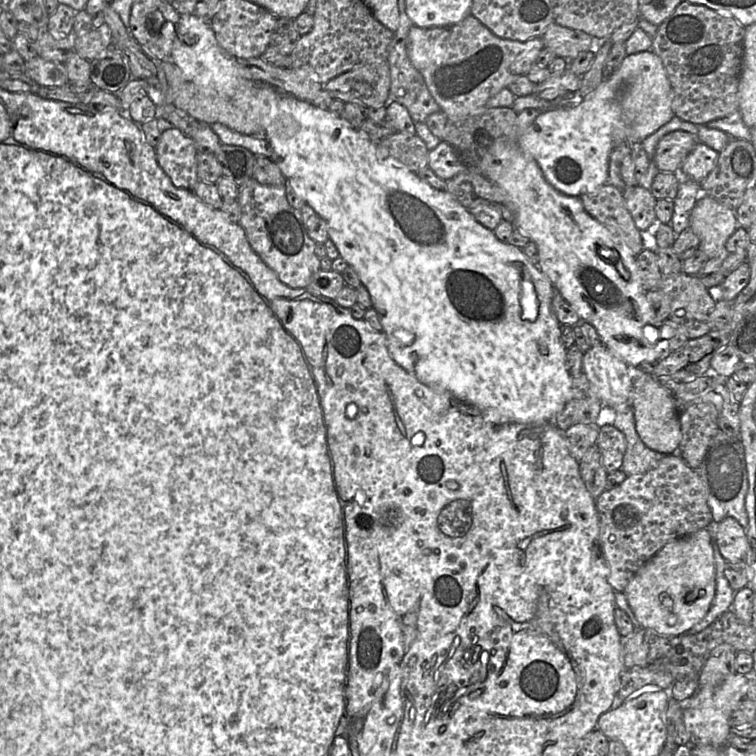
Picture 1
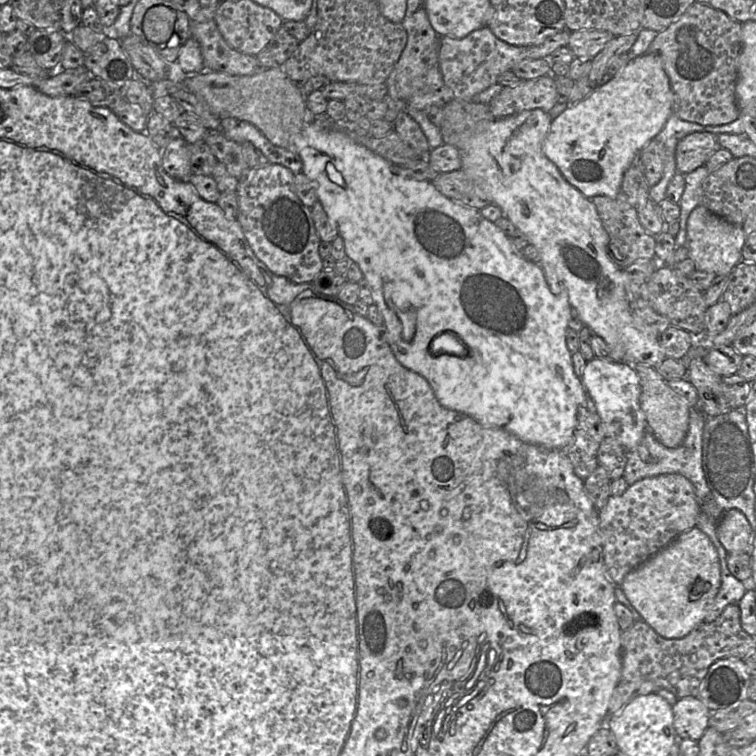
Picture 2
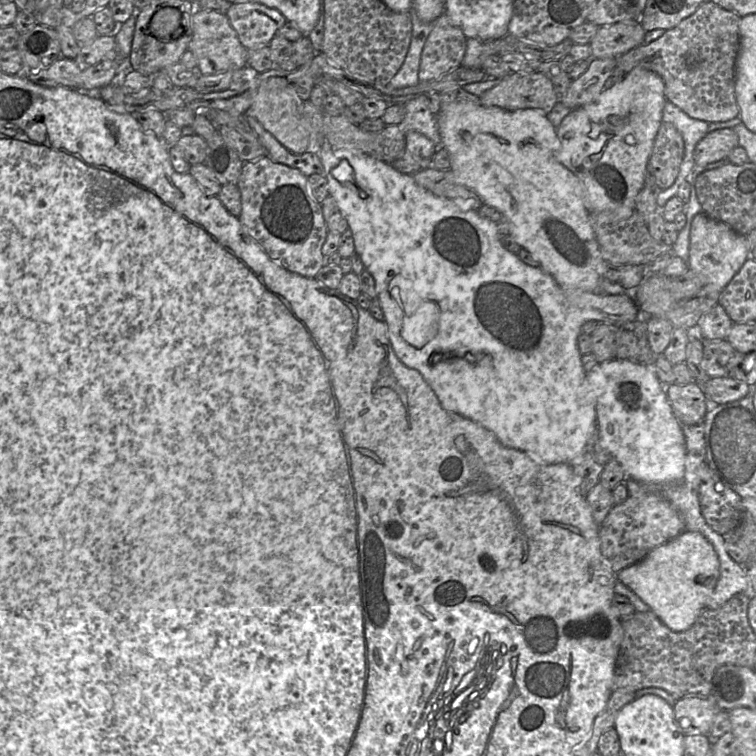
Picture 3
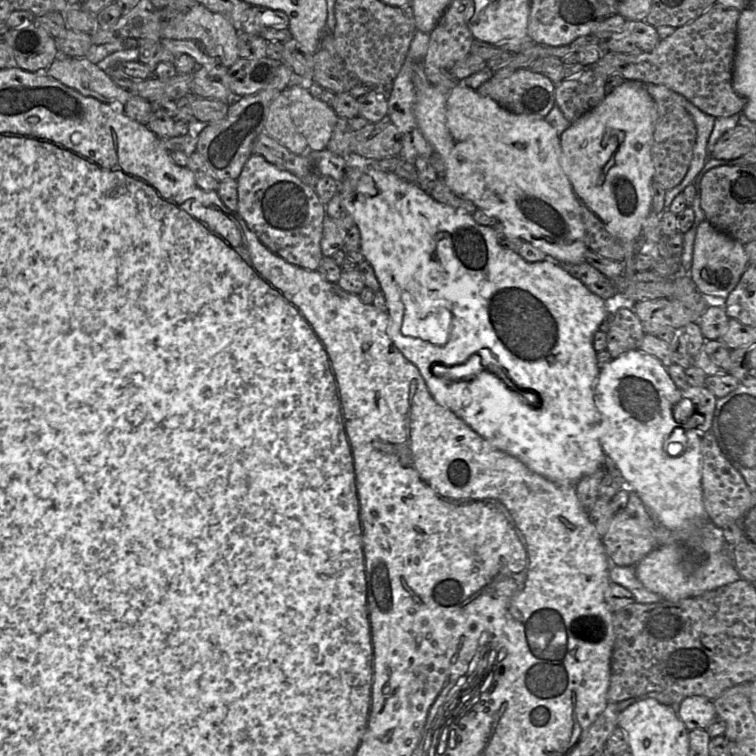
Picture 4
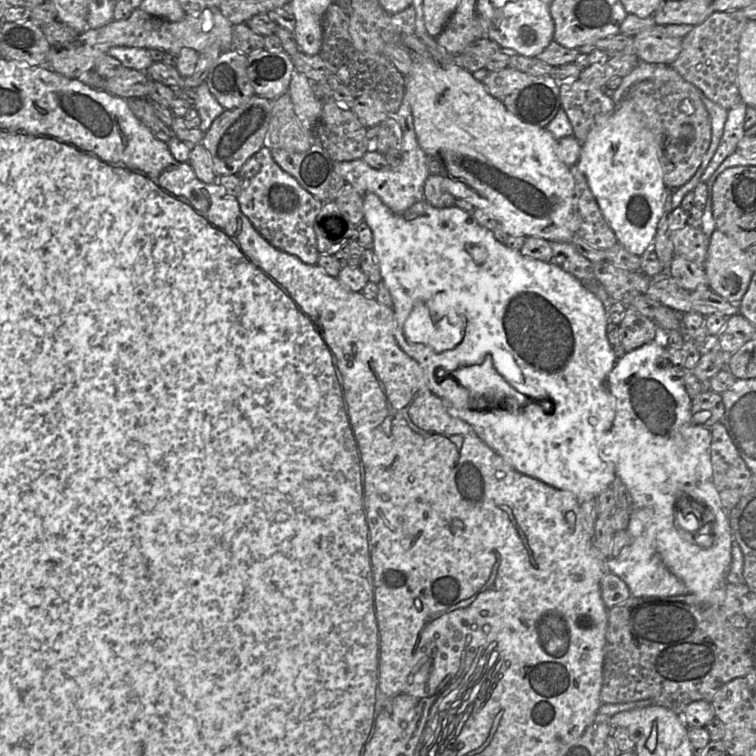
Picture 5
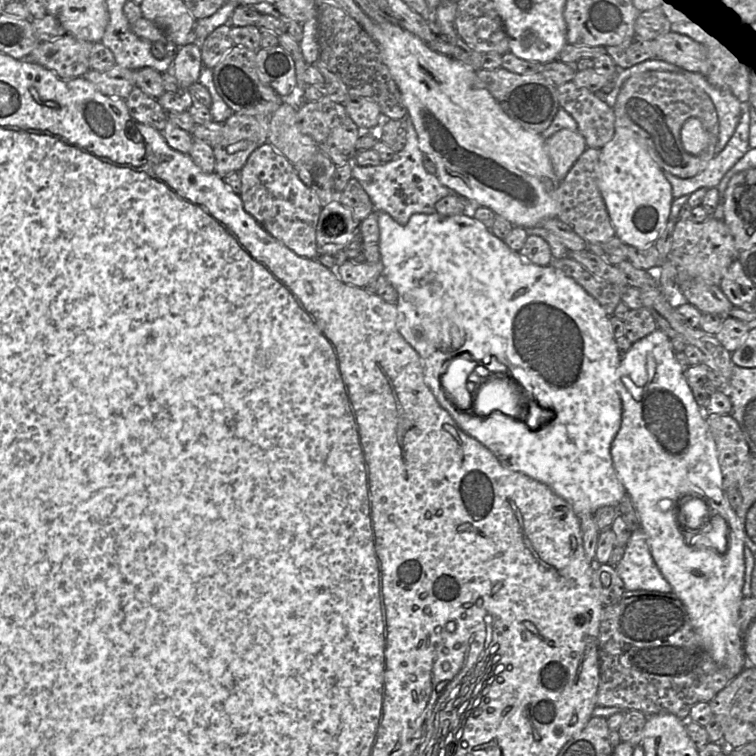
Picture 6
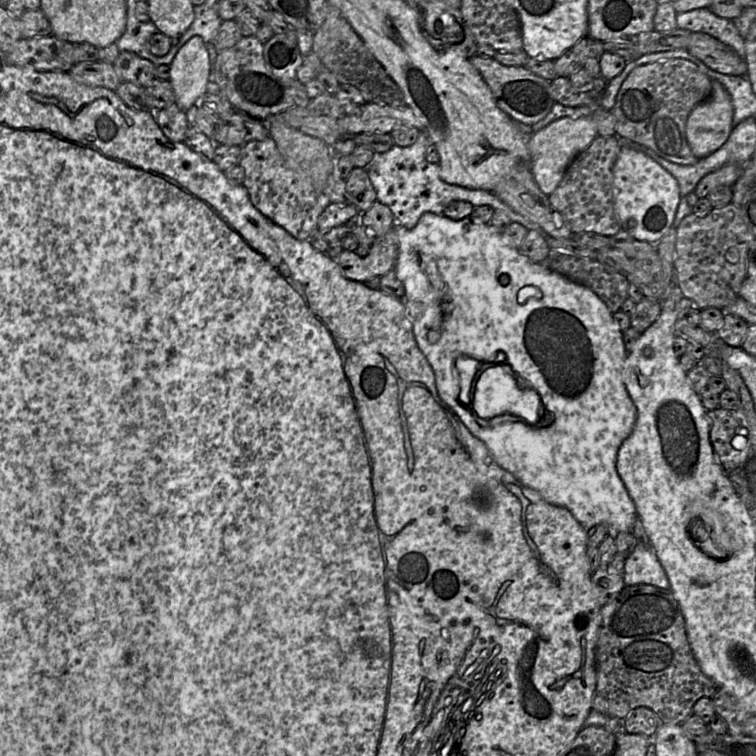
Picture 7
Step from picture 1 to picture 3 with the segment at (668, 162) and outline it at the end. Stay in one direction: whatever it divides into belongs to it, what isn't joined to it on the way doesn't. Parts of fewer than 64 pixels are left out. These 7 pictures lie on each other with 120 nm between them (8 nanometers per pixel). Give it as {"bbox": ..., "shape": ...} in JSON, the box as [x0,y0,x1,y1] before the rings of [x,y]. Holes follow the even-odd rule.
{"bbox":[695,128,738,166],"shape":[[[733,128],[708,132],[695,146],[695,165],[705,166],[725,159],[738,146],[738,136]]]}

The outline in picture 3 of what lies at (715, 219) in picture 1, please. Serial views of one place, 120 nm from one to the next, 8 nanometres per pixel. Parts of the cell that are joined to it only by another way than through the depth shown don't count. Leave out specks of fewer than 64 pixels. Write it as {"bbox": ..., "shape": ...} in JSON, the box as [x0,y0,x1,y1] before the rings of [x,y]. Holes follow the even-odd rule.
{"bbox":[688,212,750,291],"shape":[[[701,212],[694,216],[689,235],[688,267],[703,282],[714,285],[721,291],[750,257],[746,237],[728,225],[711,219]]]}

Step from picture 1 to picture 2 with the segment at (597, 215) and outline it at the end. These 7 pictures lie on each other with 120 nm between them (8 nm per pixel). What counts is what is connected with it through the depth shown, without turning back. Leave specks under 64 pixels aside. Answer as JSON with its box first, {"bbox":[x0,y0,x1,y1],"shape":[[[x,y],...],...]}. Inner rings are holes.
{"bbox":[590,193,655,267],"shape":[[[621,193],[615,198],[599,195],[590,200],[610,238],[609,243],[613,243],[624,255],[623,260],[616,260],[619,266],[624,267],[639,259],[653,259],[655,257],[655,237],[644,229],[638,219],[636,209]]]}

